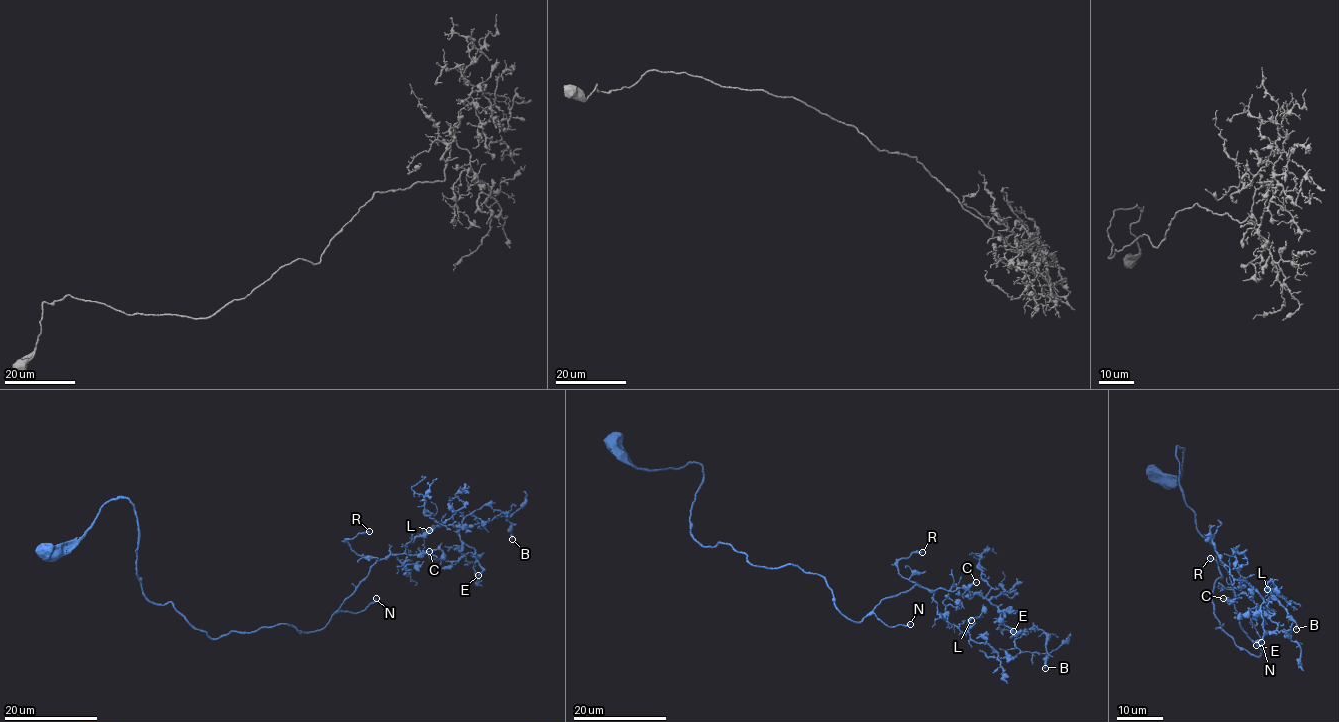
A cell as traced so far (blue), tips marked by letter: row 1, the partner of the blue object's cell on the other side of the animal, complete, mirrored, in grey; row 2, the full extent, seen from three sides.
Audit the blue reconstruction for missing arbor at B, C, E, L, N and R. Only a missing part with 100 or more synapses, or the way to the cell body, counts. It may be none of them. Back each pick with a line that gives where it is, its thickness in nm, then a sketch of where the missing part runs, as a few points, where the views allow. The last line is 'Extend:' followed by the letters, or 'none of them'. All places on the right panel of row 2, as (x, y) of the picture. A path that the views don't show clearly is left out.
N: place (1261, 642); calibre 170 nm; course (1261, 642), (1262, 633), (1263, 643), (1290, 666), (1299, 682), (1278, 685), (1276, 678), (1266, 676), (1257, 666)
Extend: N

